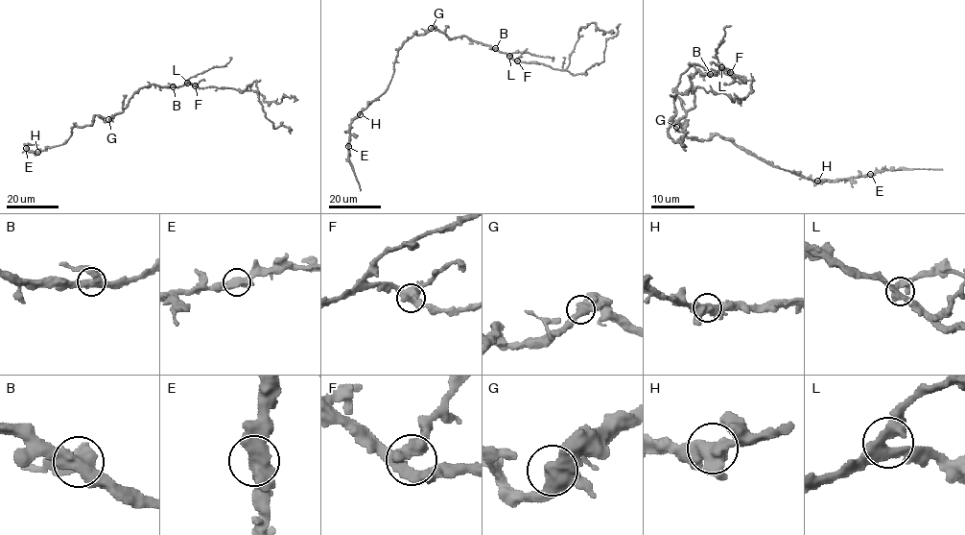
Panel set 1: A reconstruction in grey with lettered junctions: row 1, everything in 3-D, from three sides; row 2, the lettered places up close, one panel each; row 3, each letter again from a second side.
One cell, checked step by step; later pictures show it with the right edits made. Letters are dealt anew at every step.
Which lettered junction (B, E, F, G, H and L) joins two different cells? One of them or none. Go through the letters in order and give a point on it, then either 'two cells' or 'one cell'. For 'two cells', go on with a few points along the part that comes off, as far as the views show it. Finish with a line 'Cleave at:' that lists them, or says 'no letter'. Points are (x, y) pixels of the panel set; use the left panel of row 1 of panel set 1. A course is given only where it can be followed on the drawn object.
B: place (173, 86); one cell
E: place (26, 148); one cell
F: place (195, 85); one cell
G: place (108, 119); one cell
H: place (37, 152); one cell
L: place (187, 83); one cell
Cleave at: no letter

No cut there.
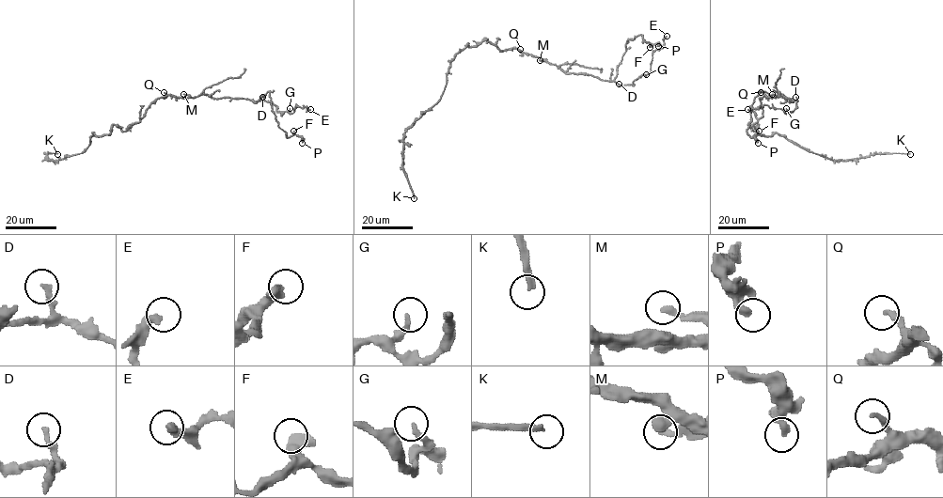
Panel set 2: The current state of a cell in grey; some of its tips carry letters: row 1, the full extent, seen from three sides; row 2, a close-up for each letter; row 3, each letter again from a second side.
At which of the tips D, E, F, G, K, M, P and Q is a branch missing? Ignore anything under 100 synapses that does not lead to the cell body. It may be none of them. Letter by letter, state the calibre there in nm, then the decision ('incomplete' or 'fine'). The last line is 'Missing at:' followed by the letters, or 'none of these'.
D: calibre 200 nm; fine
E: calibre 340 nm; fine
F: calibre 550 nm; fine
G: calibre 240 nm; fine
K: calibre 240 nm; incomplete
M: calibre 240 nm; fine
P: calibre 320 nm; fine
Q: calibre 240 nm; fine
Missing at: K

